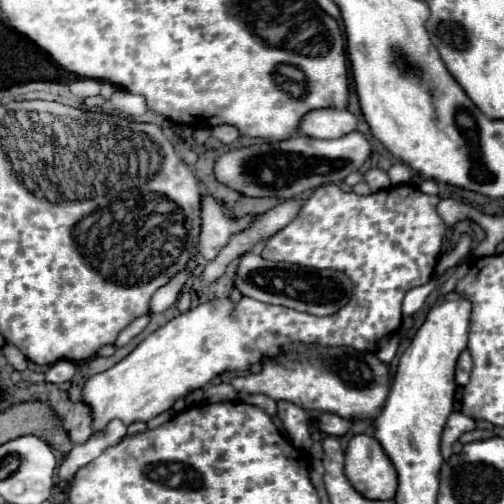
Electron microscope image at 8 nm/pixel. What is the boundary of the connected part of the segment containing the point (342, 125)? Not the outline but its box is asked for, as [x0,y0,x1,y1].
[300,110,358,138]

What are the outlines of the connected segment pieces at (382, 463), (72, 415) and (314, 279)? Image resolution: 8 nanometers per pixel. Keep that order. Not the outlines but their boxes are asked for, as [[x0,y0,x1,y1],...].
[[344,434,396,500],[64,402,92,444],[234,252,354,316]]

